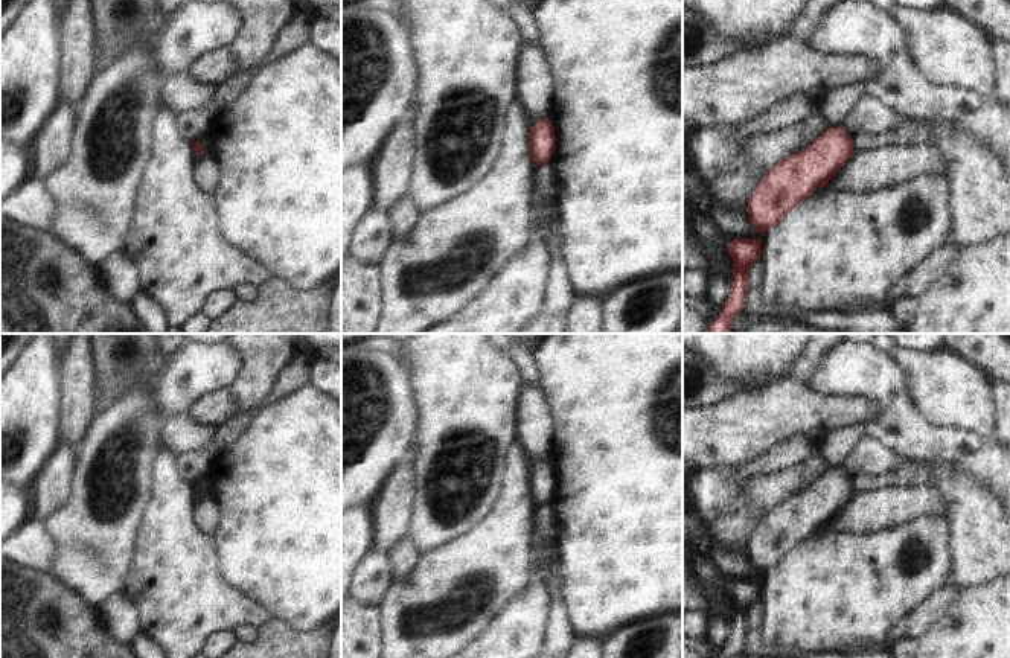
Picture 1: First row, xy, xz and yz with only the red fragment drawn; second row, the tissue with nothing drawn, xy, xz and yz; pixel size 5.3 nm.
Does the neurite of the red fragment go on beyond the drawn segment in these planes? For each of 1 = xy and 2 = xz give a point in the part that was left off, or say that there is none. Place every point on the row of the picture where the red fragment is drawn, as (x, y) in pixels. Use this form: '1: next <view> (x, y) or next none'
1: next none
2: next none

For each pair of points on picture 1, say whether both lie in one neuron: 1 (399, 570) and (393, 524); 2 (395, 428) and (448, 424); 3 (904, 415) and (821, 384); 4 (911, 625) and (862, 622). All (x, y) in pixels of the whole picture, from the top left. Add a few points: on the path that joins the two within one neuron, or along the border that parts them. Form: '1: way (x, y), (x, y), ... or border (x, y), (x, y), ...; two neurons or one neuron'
1: border (405, 536), (387, 552); two neurons
2: border (415, 392), (418, 431), (410, 447); two neurons
3: way (884, 395), (873, 384), (841, 384); one neuron
4: border (925, 600), (887, 635); two neurons

